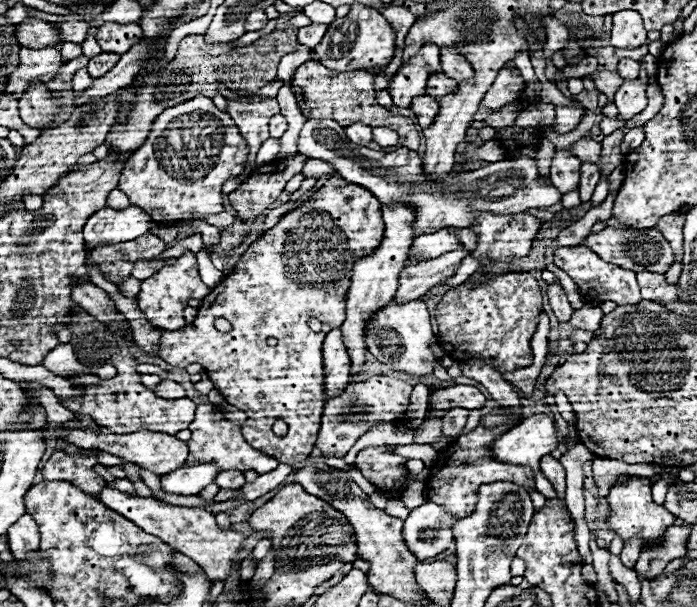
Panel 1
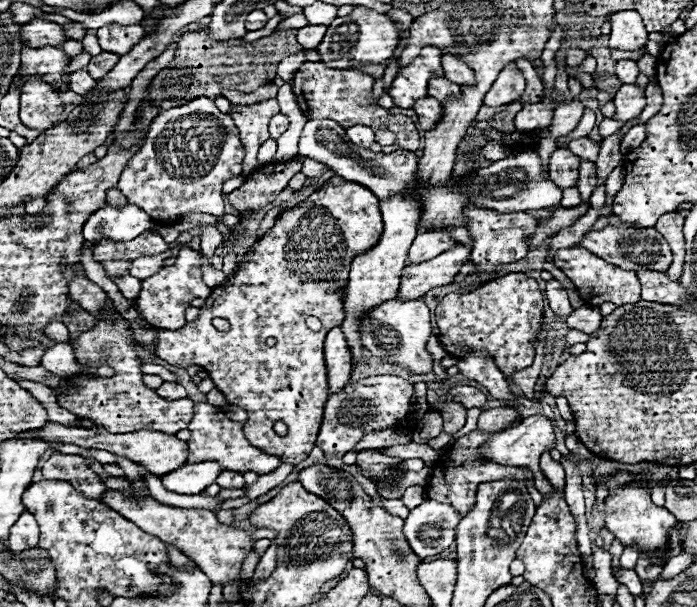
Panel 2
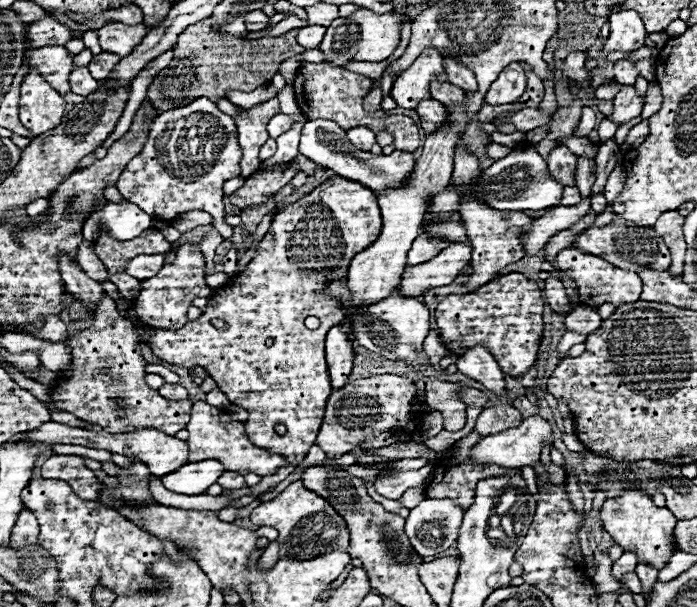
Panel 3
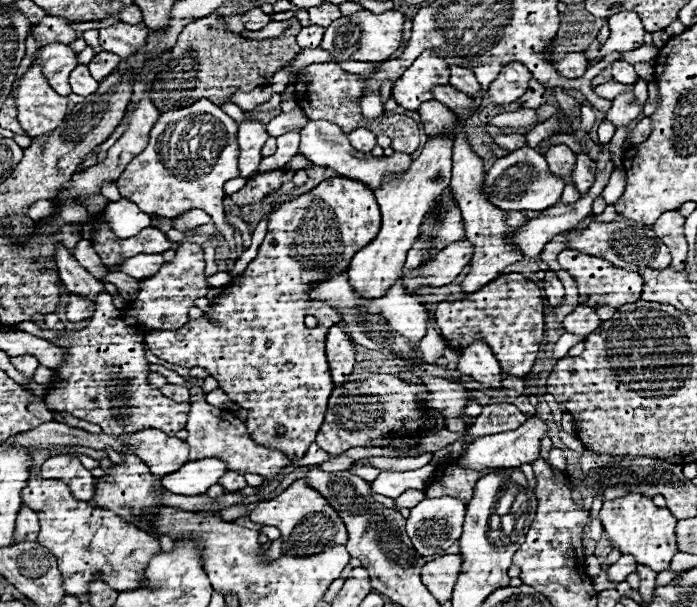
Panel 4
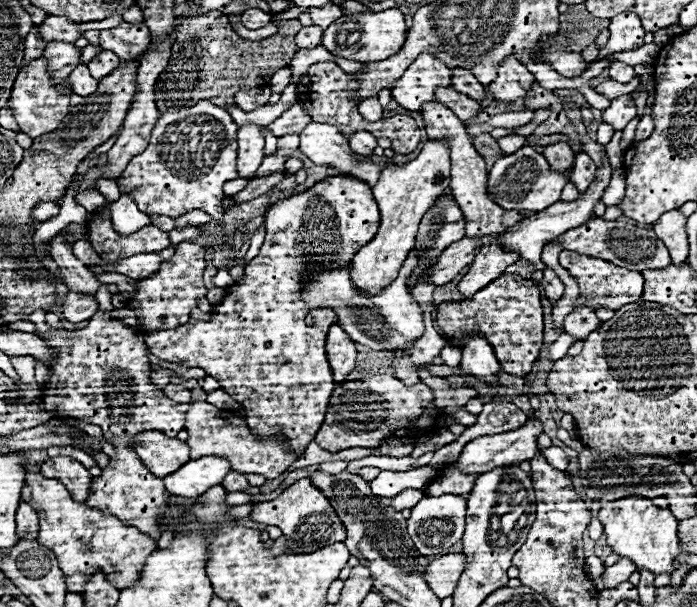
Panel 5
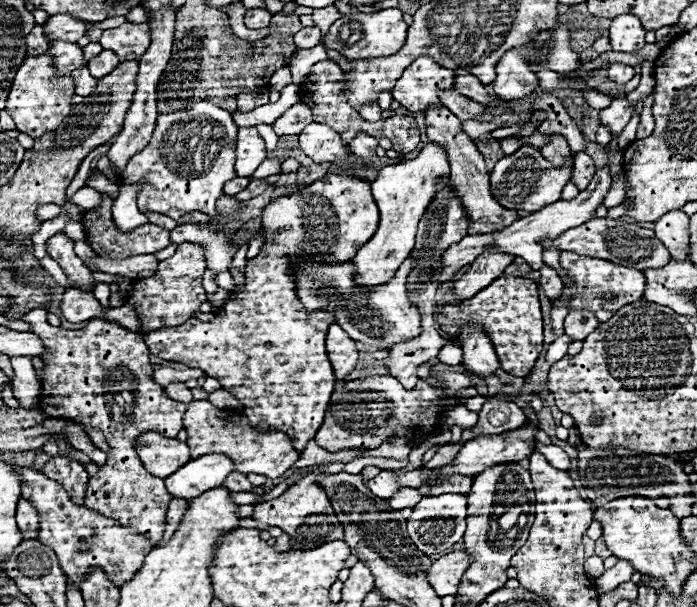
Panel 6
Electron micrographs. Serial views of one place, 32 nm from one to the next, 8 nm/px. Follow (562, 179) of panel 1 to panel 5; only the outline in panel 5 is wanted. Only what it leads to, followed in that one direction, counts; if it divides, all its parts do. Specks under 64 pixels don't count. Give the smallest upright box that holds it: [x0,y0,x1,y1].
[544,142,574,172]

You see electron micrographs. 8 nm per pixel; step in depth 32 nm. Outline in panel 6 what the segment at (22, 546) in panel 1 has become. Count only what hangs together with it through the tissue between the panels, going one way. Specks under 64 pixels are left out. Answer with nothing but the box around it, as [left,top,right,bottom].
[16,498,38,532]

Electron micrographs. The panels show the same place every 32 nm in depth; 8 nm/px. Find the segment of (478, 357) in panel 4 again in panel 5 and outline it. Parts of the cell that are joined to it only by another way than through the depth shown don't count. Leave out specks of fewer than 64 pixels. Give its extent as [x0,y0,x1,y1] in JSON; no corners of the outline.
[460,336,500,384]

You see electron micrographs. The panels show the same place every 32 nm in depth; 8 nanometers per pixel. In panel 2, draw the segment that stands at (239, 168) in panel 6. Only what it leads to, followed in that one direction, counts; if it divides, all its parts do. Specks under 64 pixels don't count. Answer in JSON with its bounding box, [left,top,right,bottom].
[232,98,280,176]

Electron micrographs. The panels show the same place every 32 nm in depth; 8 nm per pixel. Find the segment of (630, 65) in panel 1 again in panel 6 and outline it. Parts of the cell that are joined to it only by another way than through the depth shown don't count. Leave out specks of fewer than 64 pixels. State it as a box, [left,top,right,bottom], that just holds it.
[608,62,634,84]

